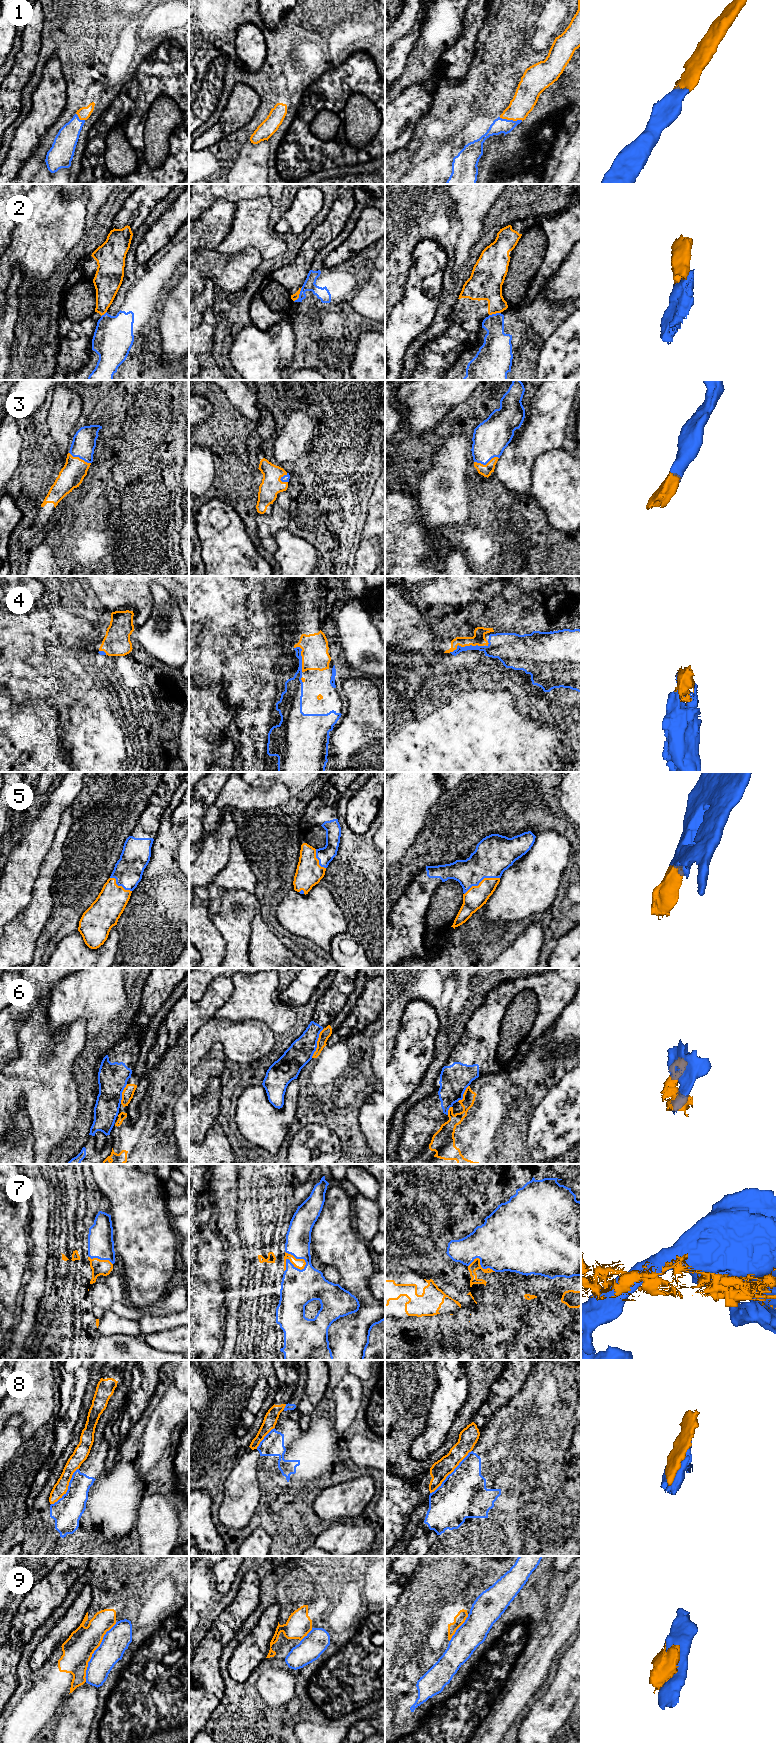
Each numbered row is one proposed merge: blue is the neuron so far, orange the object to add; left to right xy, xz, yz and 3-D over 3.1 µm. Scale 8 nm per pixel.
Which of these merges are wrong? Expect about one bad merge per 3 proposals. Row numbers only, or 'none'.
2, 6, 7, 8, 9

